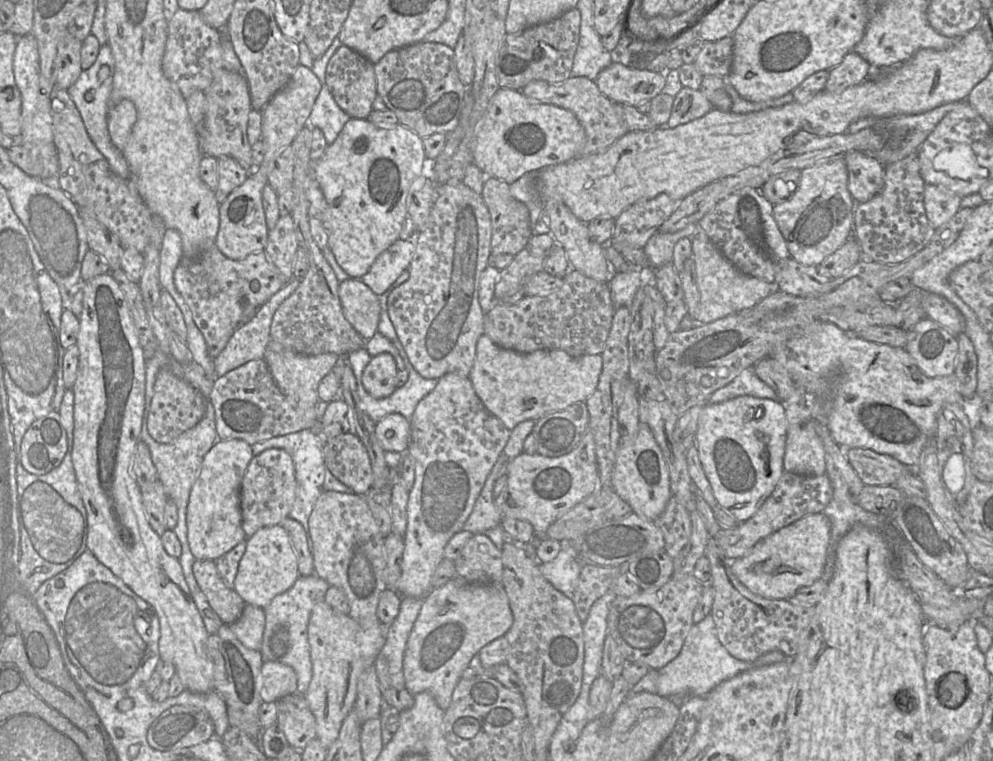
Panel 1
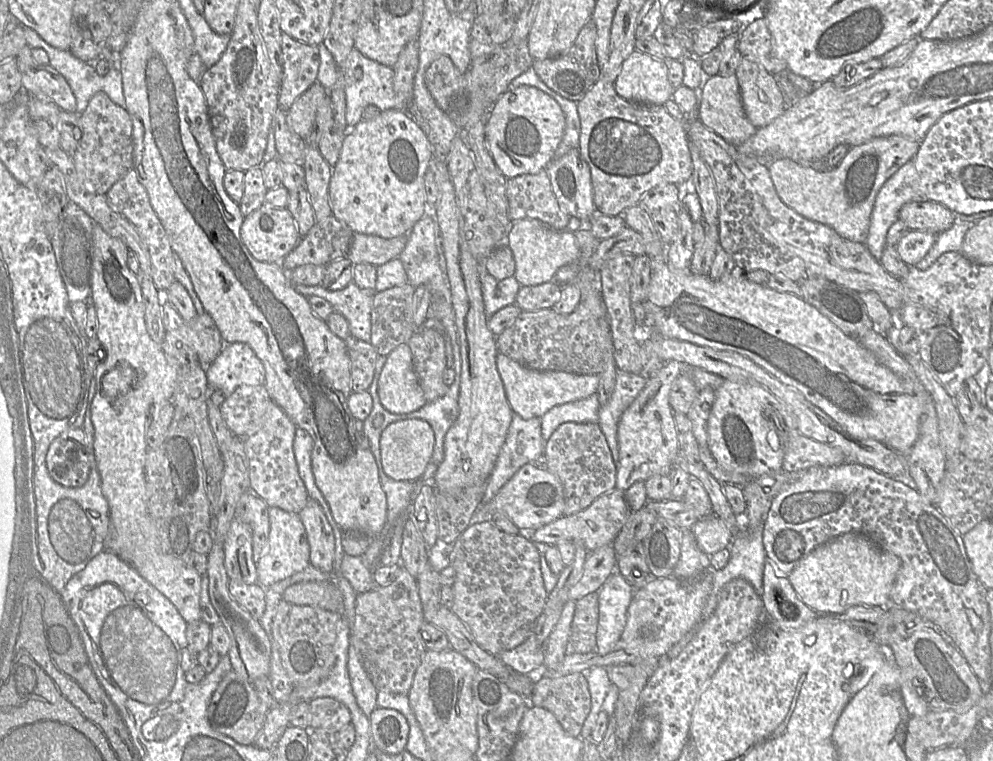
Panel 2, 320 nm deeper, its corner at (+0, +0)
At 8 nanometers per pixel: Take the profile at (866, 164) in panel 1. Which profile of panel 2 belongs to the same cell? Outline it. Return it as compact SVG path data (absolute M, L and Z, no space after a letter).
M911 201L902 206L898 220L910 230L921 230L936 235L954 224L954 214L944 205L933 201Z

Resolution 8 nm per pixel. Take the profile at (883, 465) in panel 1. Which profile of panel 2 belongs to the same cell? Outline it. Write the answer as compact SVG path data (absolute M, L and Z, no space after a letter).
M797 428L795 430L786 429L785 437L782 440L784 451L782 471L799 472L815 466L837 466L847 462L844 453L836 447L831 447L813 439L803 436Z

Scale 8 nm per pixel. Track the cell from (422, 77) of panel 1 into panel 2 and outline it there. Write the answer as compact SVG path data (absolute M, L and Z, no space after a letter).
M527 40L520 44L508 41L489 56L472 59L470 68L464 73L458 70L449 56L440 56L426 69L425 84L437 106L459 129L463 129L467 121L488 121L495 102L516 77L532 68L533 62Z

